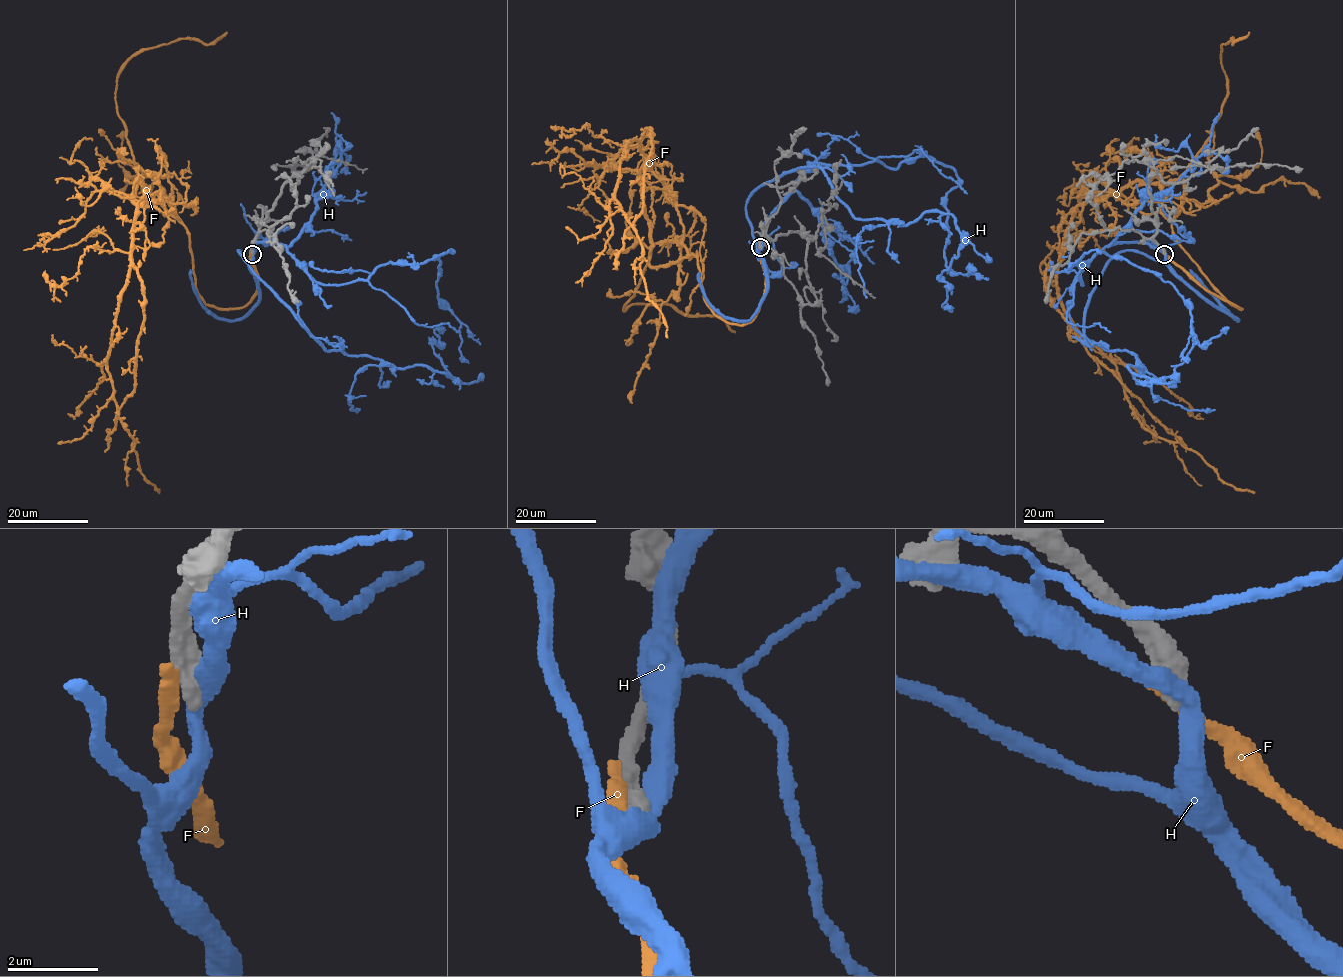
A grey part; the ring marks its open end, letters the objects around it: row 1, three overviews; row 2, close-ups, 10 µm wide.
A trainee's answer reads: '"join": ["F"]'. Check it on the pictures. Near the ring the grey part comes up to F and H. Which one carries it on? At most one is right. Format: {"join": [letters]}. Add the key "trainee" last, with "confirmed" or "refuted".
{"join": [], "trainee": "refuted"}

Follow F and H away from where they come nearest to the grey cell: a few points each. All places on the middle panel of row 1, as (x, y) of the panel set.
F: (759, 246), (758, 312), (728, 323), (704, 297), (676, 203), (630, 142), (615, 199), (667, 337)
H: (760, 247), (747, 199), (819, 167), (855, 218), (908, 225), (950, 214), (962, 239), (941, 276), (953, 308)

